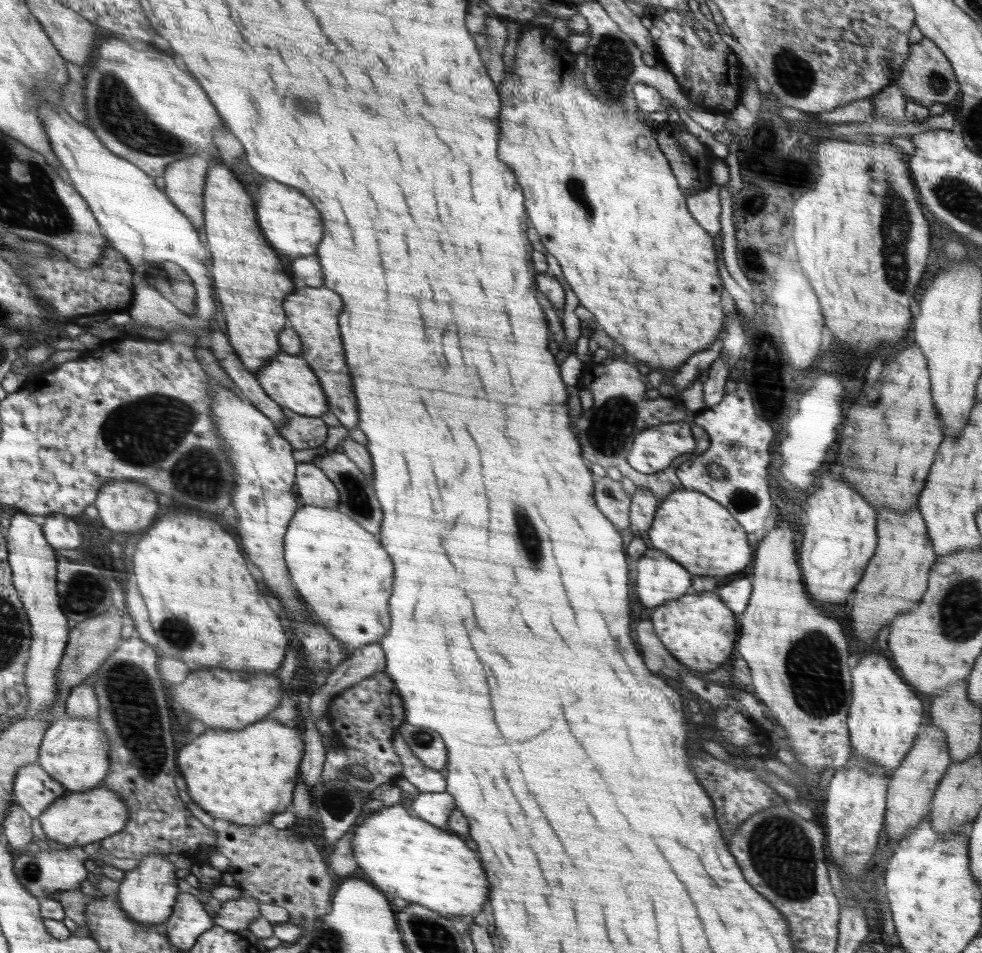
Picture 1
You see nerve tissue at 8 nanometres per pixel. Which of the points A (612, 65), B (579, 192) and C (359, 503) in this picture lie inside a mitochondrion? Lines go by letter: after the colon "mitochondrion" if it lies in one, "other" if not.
A: mitochondrion
B: mitochondrion
C: mitochondrion

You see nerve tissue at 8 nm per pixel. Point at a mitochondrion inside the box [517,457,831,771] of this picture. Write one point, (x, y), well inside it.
(740, 501)

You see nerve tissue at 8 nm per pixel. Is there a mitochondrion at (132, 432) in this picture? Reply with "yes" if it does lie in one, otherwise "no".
yes

